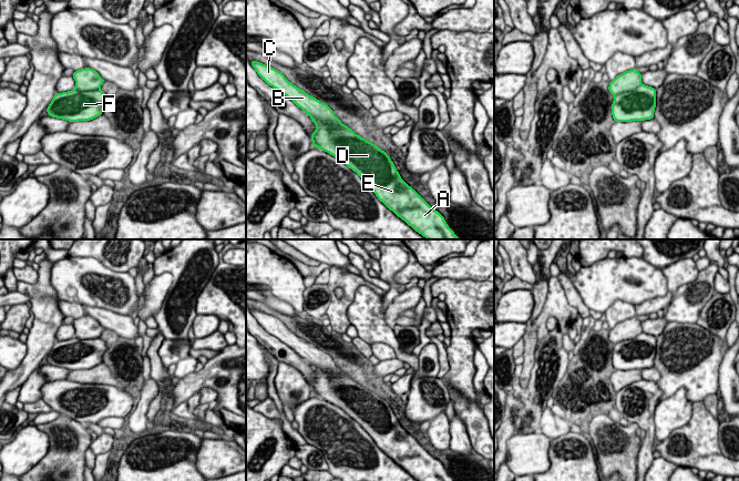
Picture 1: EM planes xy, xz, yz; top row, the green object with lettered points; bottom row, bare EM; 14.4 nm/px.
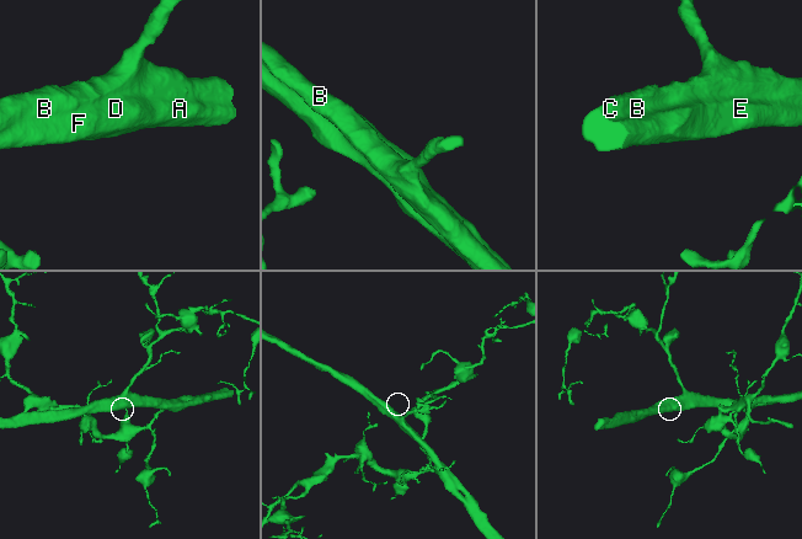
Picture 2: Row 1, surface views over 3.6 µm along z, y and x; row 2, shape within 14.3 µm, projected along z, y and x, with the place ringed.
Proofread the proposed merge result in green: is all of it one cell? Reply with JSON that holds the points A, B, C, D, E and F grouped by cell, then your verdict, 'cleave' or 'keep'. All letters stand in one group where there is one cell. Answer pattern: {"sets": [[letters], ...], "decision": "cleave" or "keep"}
{"sets": [["A", "D", "E", "F"], ["B", "C"]], "decision": "cleave"}

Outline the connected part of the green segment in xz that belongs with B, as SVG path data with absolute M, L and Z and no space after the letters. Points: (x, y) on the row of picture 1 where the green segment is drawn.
M252 61L250 64L268 85L290 99L309 116L325 122L330 127L339 127L342 125L341 121L335 115L330 106L294 85L278 70L258 61Z

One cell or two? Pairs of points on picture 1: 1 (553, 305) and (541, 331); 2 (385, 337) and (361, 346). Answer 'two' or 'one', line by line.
1: one
2: two

